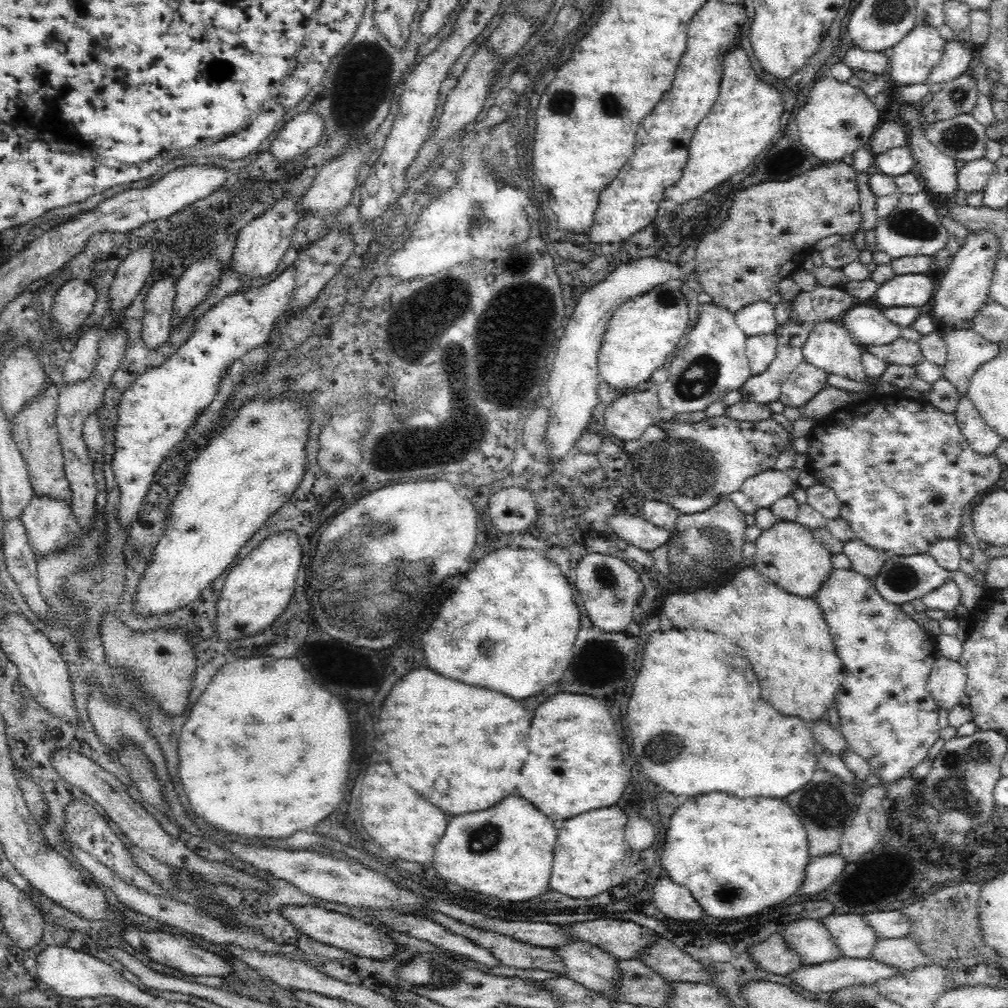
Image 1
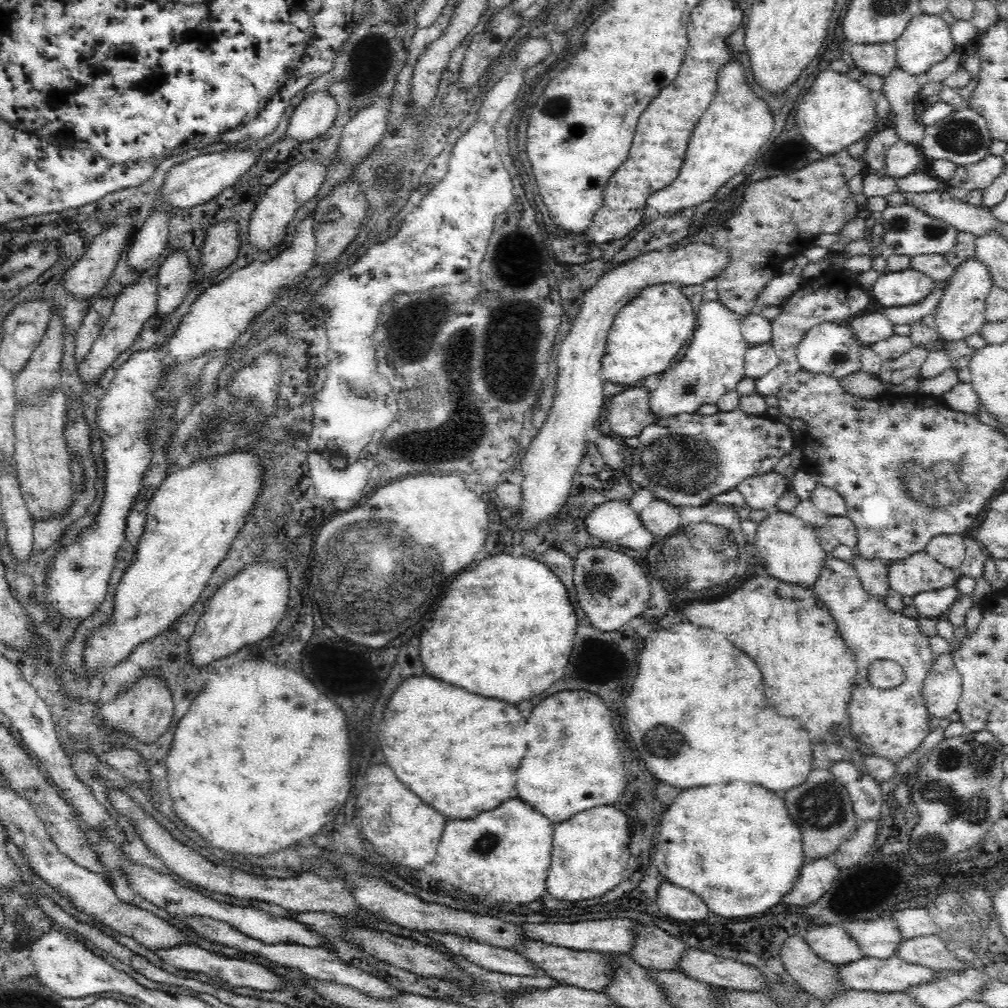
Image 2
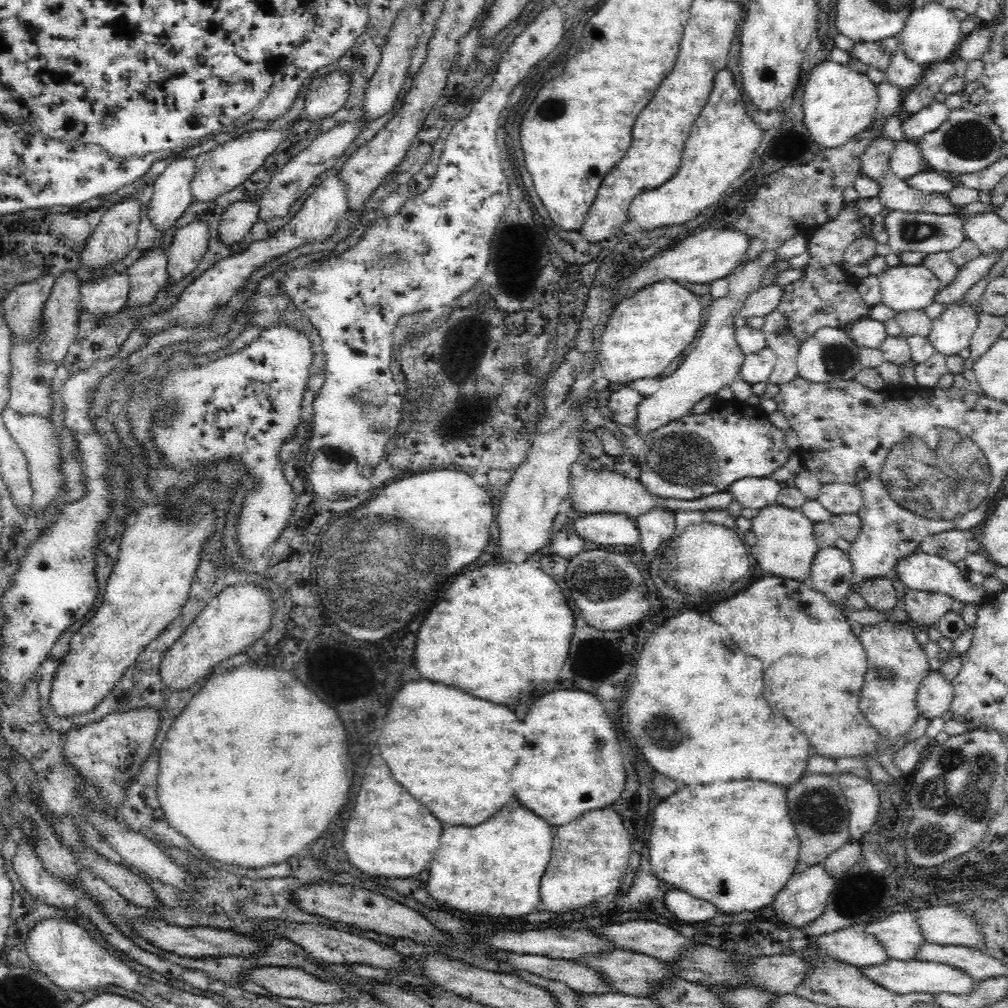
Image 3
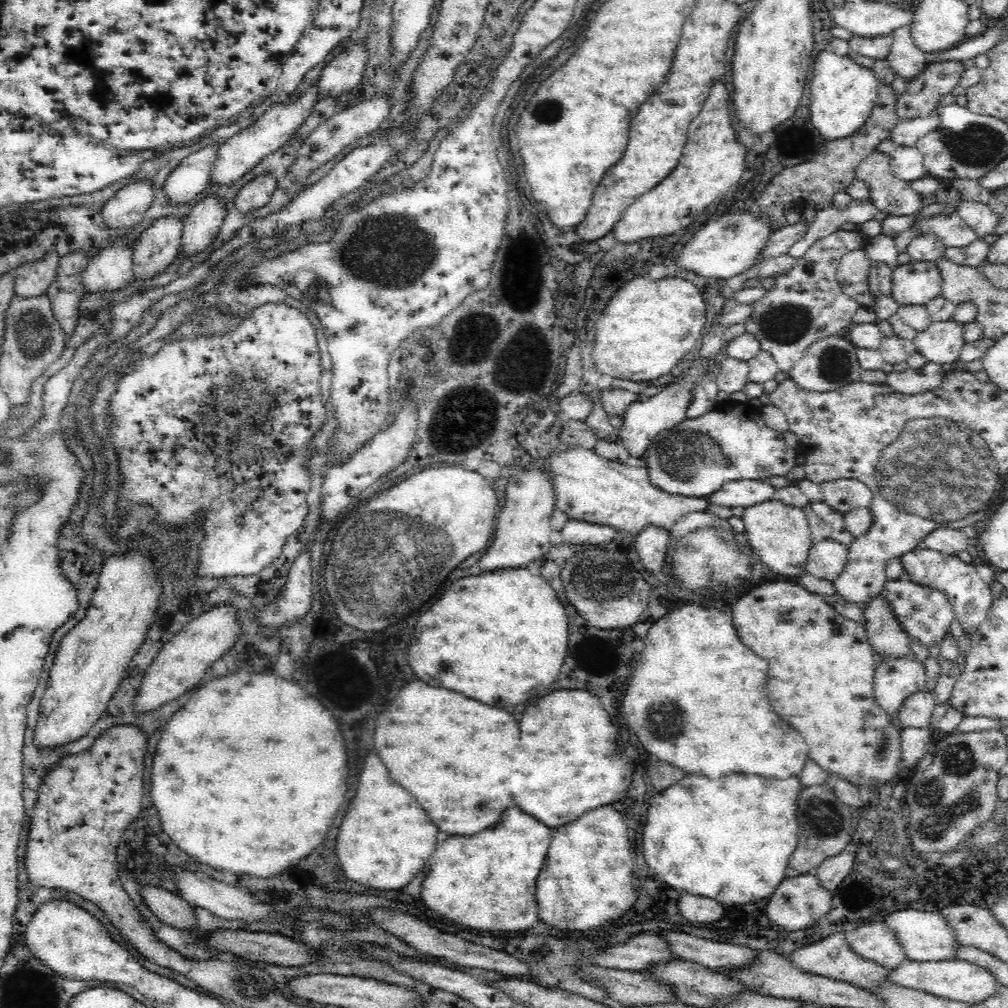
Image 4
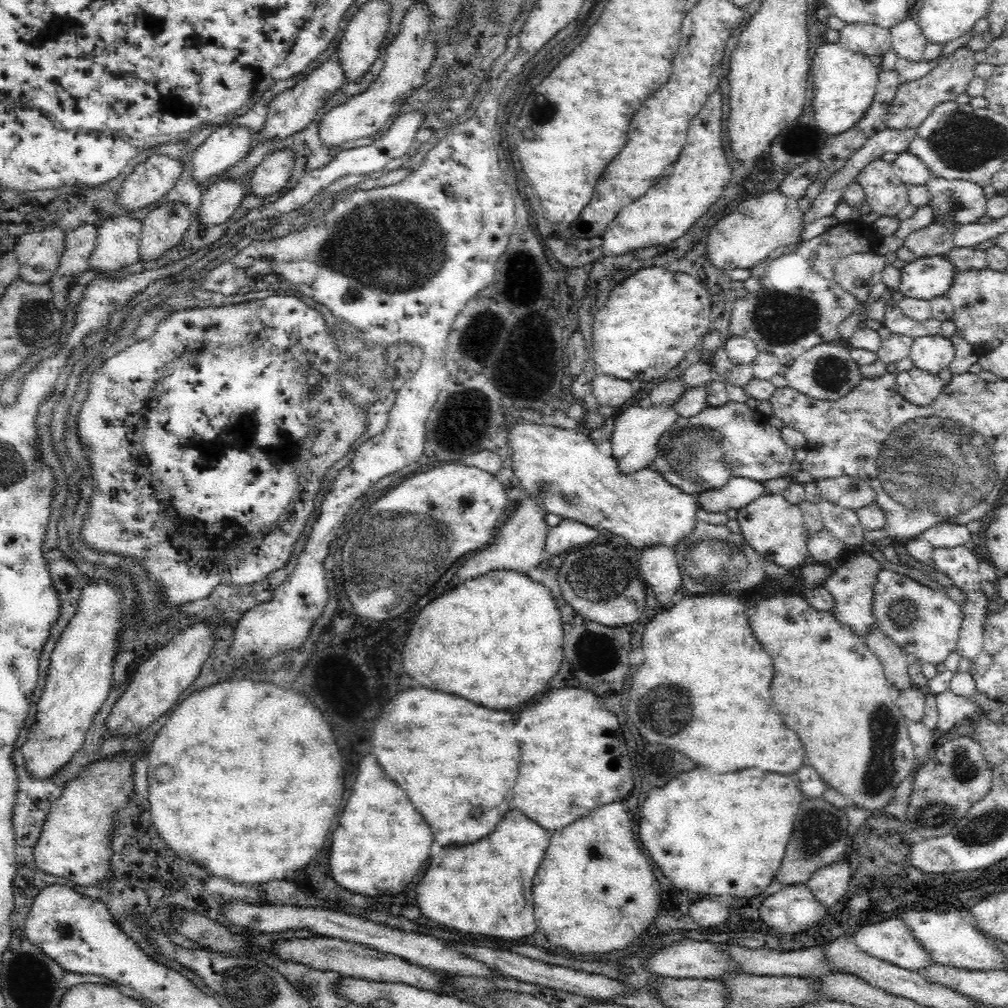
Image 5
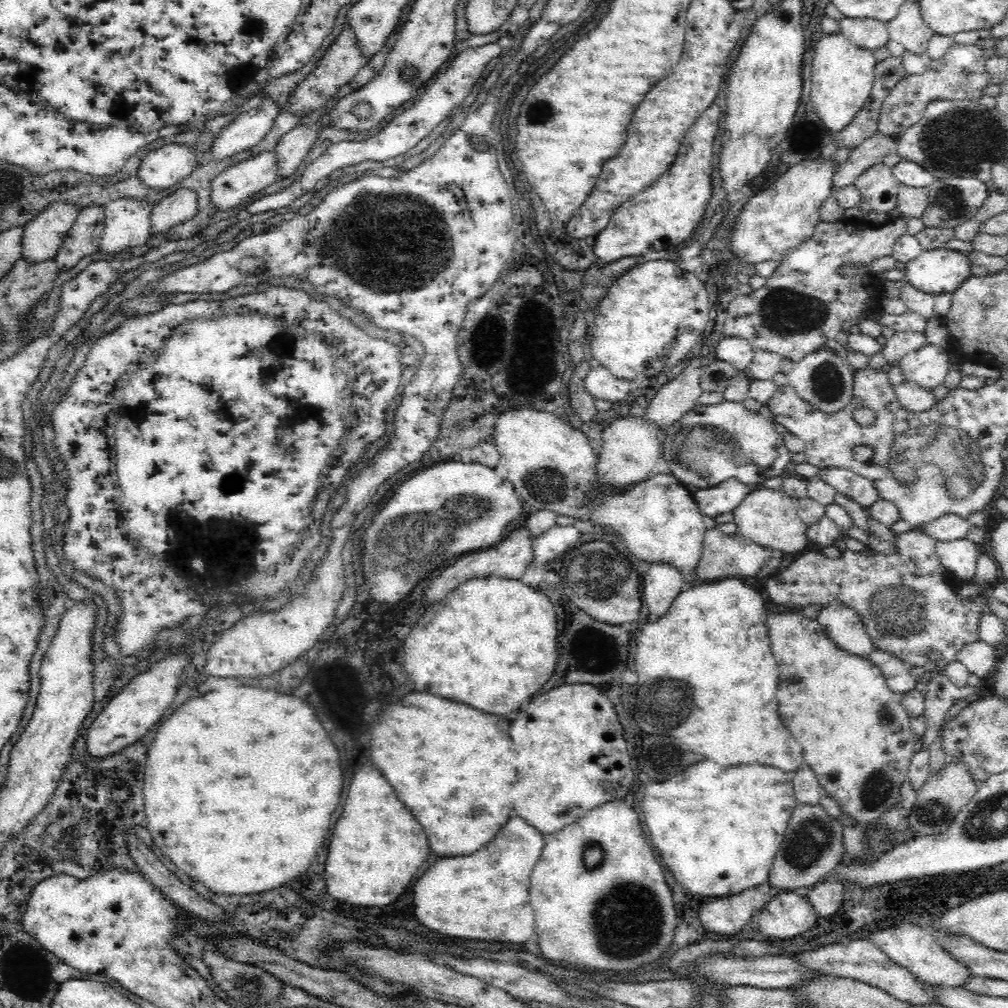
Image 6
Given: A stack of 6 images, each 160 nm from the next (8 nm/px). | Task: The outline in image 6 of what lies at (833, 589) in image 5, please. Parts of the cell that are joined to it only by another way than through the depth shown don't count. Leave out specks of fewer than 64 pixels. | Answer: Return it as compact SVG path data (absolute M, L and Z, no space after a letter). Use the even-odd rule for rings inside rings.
M834 601L825 606L817 620L835 646L851 656L868 658L875 648L862 619L850 606Z

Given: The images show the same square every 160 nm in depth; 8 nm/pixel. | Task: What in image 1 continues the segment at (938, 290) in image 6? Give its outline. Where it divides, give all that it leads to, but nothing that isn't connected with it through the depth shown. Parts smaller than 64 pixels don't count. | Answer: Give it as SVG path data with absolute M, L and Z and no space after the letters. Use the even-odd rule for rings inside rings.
M925 274L896 275L893 279L878 286L876 300L886 308L914 307L930 305L934 286L932 279Z

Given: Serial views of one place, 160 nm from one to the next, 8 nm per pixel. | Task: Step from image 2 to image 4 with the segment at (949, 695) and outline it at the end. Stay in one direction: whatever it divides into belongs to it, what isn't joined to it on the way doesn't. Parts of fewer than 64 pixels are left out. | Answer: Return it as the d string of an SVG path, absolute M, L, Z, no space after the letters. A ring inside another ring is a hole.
M933 690L915 692L904 701L899 710L898 721L903 728L929 728L932 713L938 702Z

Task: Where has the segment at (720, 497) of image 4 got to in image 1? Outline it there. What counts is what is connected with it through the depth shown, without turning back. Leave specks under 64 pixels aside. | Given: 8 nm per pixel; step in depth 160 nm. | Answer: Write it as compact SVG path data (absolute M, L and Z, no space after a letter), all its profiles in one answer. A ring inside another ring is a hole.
M772 469L747 478L741 491L748 496L756 508L770 508L777 500L792 494L797 483L784 471Z

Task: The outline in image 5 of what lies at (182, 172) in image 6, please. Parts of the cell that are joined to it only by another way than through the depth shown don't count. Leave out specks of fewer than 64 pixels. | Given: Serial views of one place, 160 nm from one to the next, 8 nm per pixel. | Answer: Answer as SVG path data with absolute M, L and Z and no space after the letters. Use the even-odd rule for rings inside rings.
M152 155L124 179L117 202L125 214L132 216L132 212L158 202L176 184L182 171L182 163L177 159Z

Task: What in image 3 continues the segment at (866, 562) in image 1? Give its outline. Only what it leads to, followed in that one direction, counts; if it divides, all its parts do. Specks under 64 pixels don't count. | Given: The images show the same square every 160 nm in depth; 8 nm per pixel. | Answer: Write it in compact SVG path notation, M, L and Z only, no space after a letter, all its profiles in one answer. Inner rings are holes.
M890 574L863 581L857 584L857 590L870 606L874 606L874 611L884 613L884 611L895 608L895 605L898 605L897 593Z

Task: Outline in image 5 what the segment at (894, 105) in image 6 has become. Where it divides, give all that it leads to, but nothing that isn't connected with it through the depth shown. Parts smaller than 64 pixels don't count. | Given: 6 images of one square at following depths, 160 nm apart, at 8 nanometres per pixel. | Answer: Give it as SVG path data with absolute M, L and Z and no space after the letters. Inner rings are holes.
M960 47L951 55L944 57L926 76L901 84L896 93L894 102L888 111L888 129L918 128L931 114L931 110L944 102L954 101L955 98L965 92L968 83L974 78L976 61L973 52L968 47Z

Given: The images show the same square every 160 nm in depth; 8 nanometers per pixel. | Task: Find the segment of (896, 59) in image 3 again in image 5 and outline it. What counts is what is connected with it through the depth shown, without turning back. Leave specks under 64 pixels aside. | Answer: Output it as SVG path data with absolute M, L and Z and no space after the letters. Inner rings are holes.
M914 13L906 17L902 22L889 28L891 32L891 47L899 59L908 62L920 62L924 60L924 46L926 38L920 33L920 27L916 23Z

